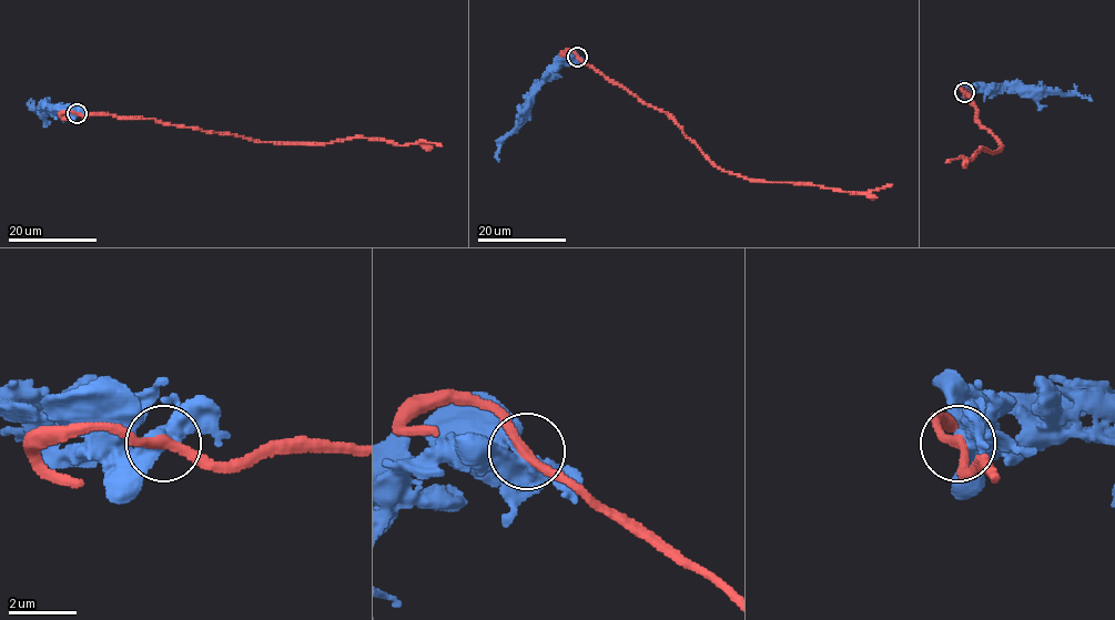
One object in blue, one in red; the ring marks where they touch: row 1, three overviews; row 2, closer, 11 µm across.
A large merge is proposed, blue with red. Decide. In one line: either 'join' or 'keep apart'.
keep apart

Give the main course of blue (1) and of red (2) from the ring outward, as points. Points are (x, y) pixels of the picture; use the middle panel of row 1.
1: (577, 57), (565, 58), (531, 97), (527, 117), (502, 141), (496, 153), (499, 160)
2: (577, 58), (647, 104), (669, 113), (721, 170), (750, 180), (816, 184), (844, 192), (892, 185)

